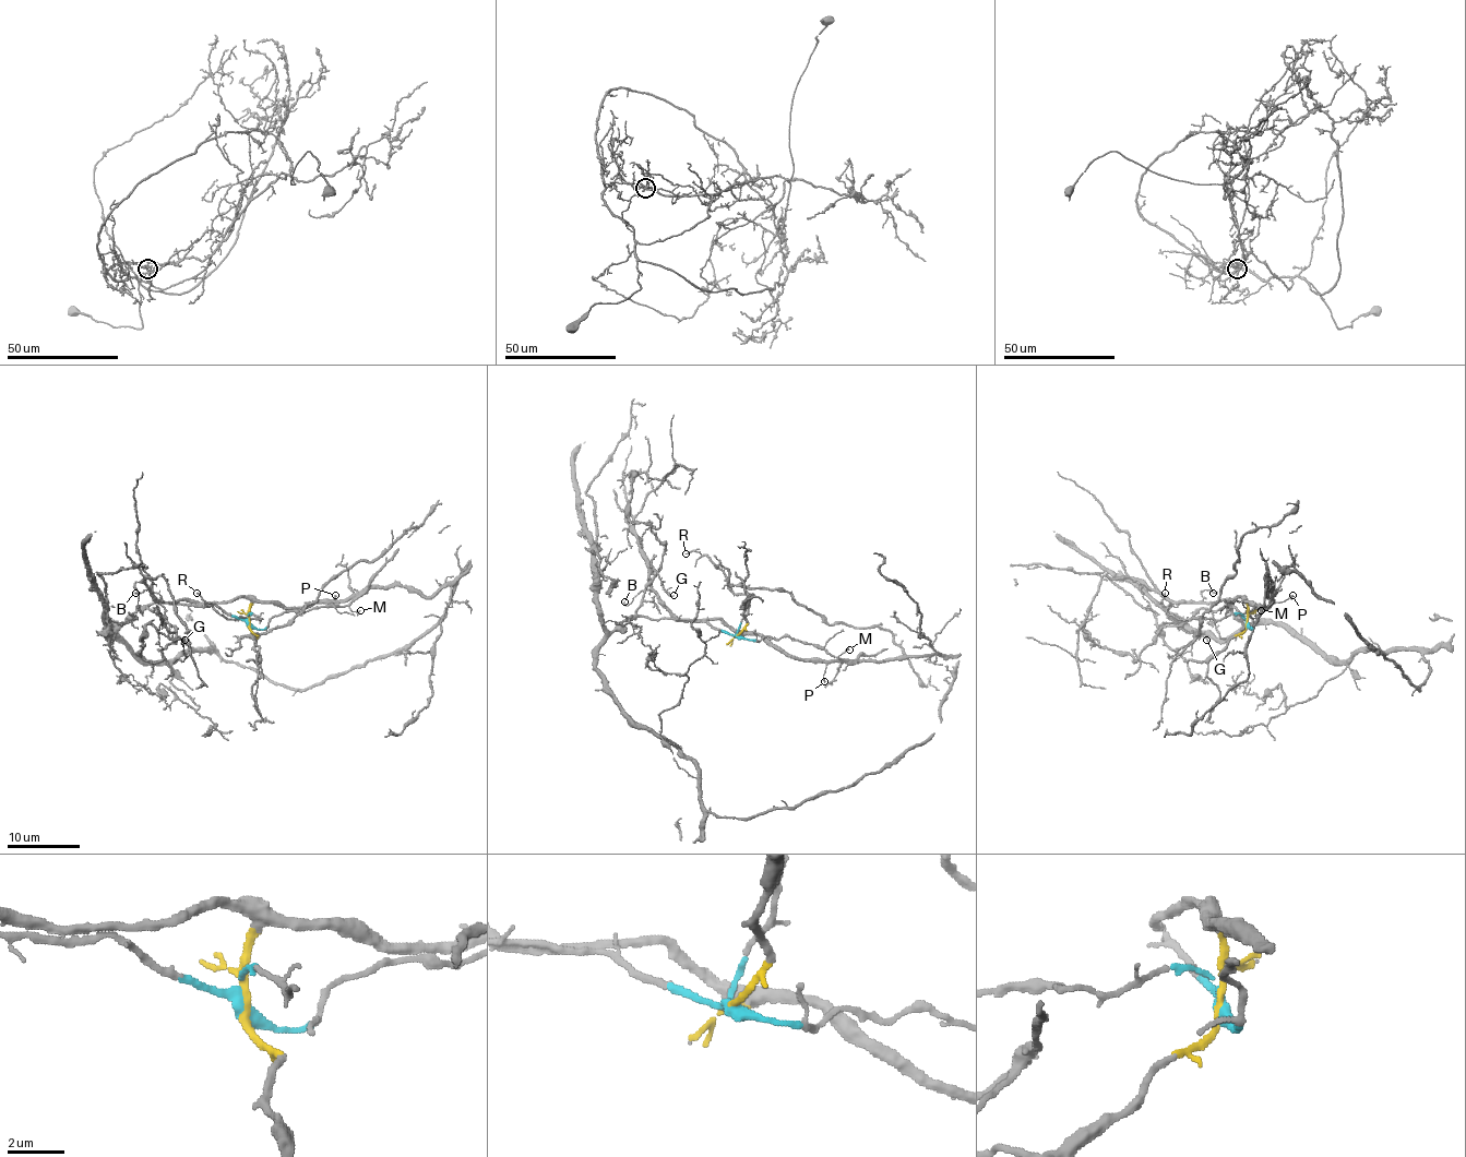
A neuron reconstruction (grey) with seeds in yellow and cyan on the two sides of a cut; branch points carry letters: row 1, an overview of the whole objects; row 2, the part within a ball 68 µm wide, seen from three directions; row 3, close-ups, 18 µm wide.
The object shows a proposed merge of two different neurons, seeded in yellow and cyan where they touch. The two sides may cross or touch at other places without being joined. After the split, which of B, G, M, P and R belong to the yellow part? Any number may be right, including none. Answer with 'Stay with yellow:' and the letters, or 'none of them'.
Stay with yellow: B, G, P

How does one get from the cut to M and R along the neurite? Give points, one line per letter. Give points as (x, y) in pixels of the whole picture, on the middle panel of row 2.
M: (738, 636), (752, 640), (790, 636), (820, 645), (835, 656), (849, 648)
R: (738, 636), (739, 621), (749, 607), (749, 596), (736, 594), (728, 577), (700, 552), (684, 553)

